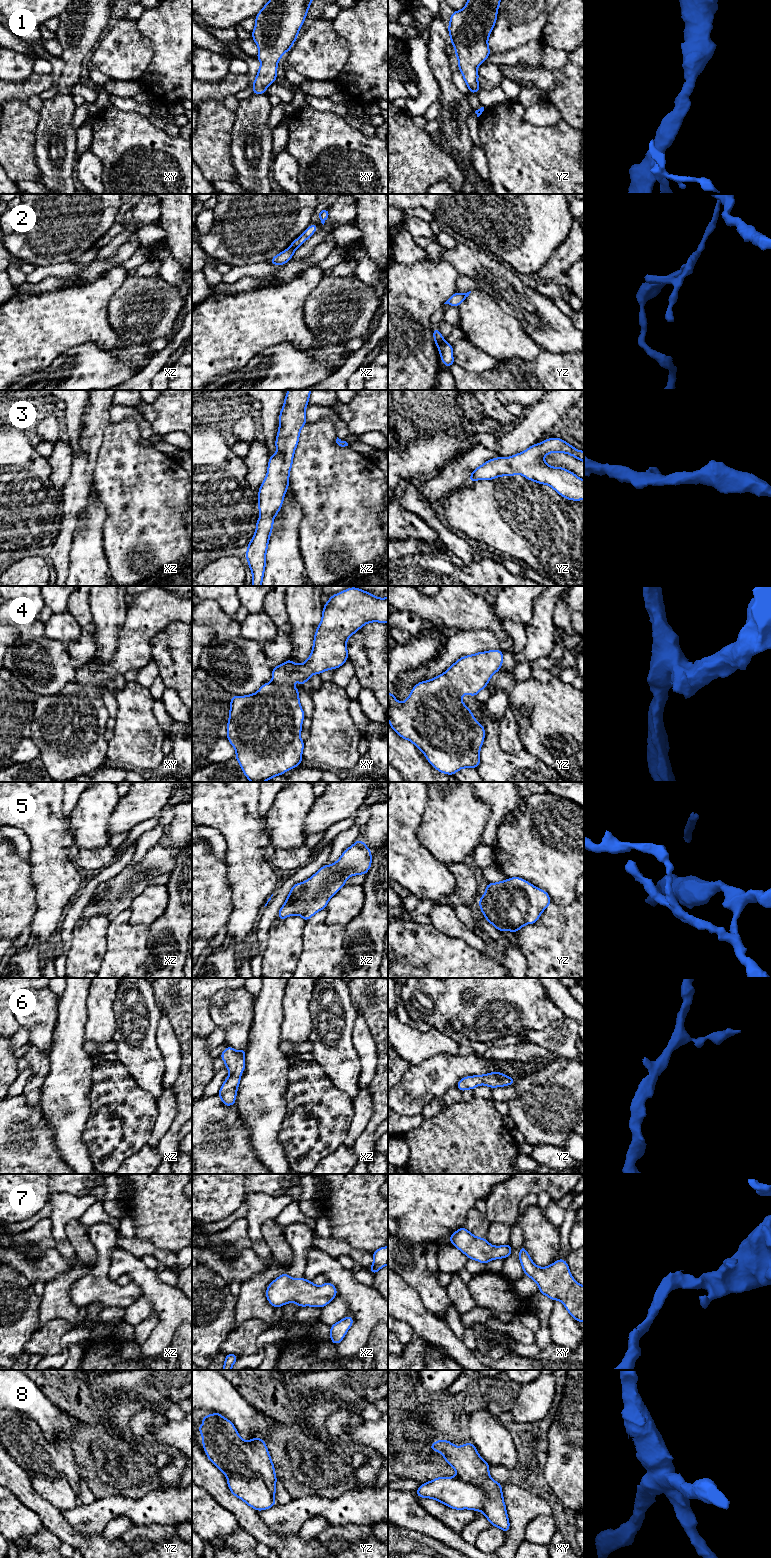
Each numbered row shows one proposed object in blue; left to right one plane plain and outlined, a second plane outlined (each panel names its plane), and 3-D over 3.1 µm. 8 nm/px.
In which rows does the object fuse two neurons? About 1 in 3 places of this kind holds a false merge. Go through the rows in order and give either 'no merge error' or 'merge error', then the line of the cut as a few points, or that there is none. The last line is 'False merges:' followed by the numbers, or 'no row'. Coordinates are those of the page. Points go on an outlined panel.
1: no merge error; no cut
2: merge error; cut in yz along (444, 340), (438, 348)
3: no merge error; no cut
4: no merge error; no cut
5: no merge error; no cut
6: no merge error; no cut
7: no merge error; no cut
8: merge error; cut in yz along (228, 1477), (259, 1478), (273, 1496)
False merges: 2, 8

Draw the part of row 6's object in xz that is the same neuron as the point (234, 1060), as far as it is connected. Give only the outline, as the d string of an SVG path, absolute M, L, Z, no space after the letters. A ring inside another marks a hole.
M228 1046L220 1055L220 1058L225 1062L225 1067L230 1071L217 1093L225 1106L233 1106L235 1104L241 1074L245 1070L245 1054L245 1048L241 1051L236 1051Z

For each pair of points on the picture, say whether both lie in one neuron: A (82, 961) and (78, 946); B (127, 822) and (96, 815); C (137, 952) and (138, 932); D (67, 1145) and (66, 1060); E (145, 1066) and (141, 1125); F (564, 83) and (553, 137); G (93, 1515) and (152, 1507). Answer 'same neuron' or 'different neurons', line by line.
A: same neuron
B: different neurons
C: same neuron
D: same neuron
E: different neurons
F: different neurons
G: same neuron

